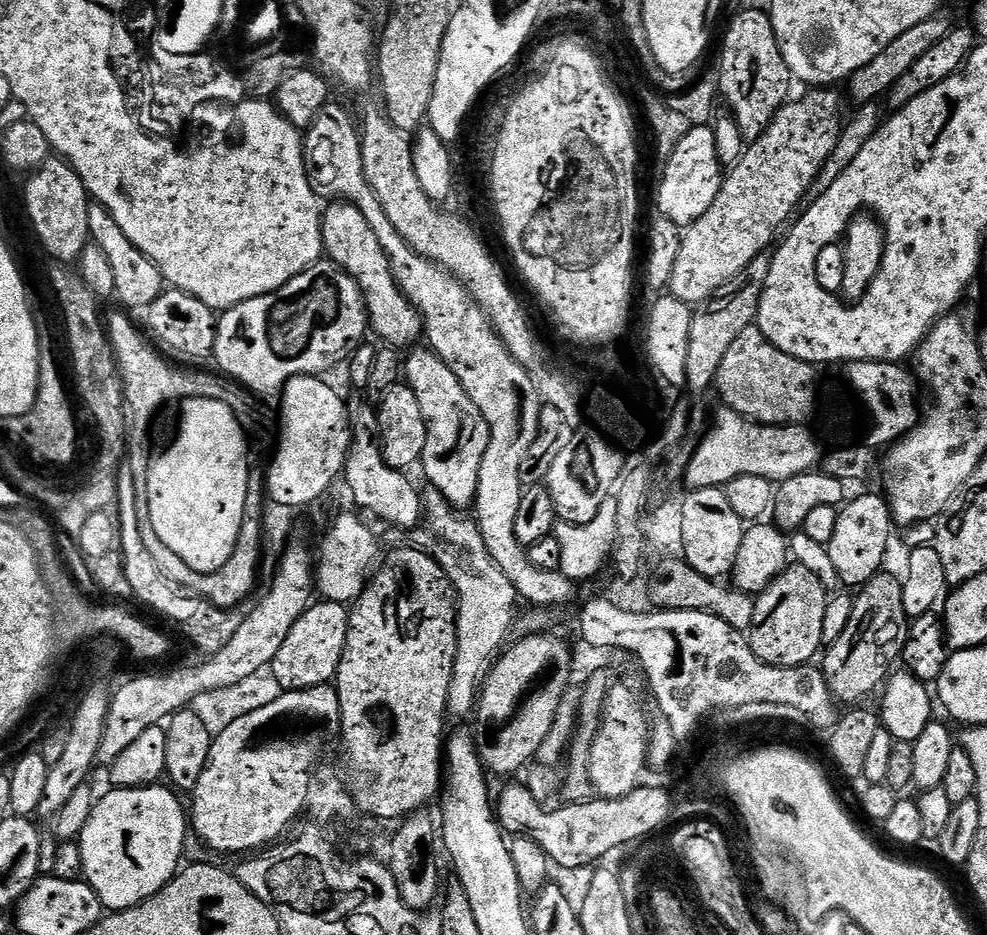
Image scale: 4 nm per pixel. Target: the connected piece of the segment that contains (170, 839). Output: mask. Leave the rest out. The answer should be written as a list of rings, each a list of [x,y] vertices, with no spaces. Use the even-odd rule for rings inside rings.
[[[171,787],[113,788],[90,814],[78,838],[82,850],[83,879],[98,894],[108,912],[121,912],[133,908],[146,898],[158,894],[169,884],[181,867],[180,855],[184,852],[184,839],[190,836],[190,820],[186,808],[180,805],[181,797]]]

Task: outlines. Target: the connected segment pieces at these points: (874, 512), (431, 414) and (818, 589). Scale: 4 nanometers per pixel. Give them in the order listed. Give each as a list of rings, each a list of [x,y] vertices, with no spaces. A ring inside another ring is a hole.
[[[879,493],[864,494],[843,505],[834,535],[826,546],[841,585],[849,584],[852,590],[859,589],[882,571],[892,528],[894,521],[891,508],[888,507],[887,499]]]
[[[420,347],[402,364],[406,383],[414,390],[414,398],[418,398],[418,406],[422,406],[422,418],[426,422],[426,446],[420,455],[420,464],[425,478],[432,483],[431,487],[443,494],[453,508],[471,509],[476,502],[479,467],[491,432],[474,399],[467,394],[462,382],[454,378],[454,370],[450,370],[450,366],[446,366],[435,352]]]
[[[797,562],[785,567],[784,571],[777,575],[755,599],[754,622],[748,629],[750,646],[755,656],[774,667],[798,667],[811,663],[813,657],[816,654],[818,656],[823,647],[821,642],[823,619],[829,599],[828,590],[821,584],[816,574],[812,574]]]

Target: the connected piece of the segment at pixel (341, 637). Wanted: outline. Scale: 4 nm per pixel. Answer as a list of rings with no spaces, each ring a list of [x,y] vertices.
[[[316,602],[304,611],[298,622],[294,622],[294,630],[290,630],[286,642],[282,642],[282,650],[278,650],[270,665],[270,673],[281,684],[281,689],[300,691],[335,681],[342,650],[346,646],[348,614],[345,605]]]

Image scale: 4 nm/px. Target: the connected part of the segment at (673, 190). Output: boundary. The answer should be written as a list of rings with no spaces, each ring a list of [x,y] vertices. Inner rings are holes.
[[[693,126],[690,134],[686,134],[686,138],[678,142],[674,154],[663,167],[664,177],[656,192],[659,215],[681,226],[698,222],[698,218],[702,218],[702,214],[706,214],[706,210],[714,206],[714,198],[718,198],[722,183],[722,165],[716,149],[715,131],[711,127]]]

